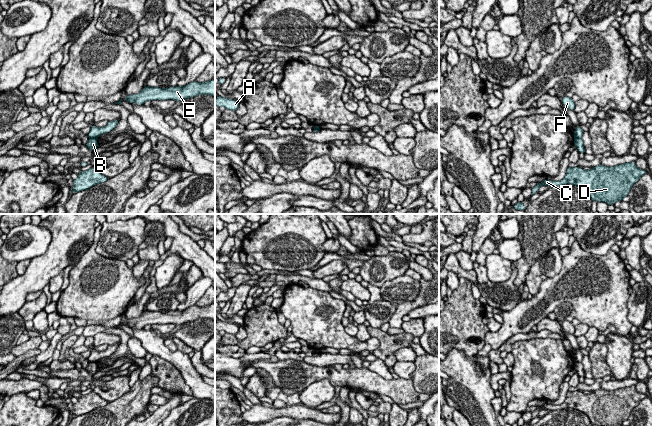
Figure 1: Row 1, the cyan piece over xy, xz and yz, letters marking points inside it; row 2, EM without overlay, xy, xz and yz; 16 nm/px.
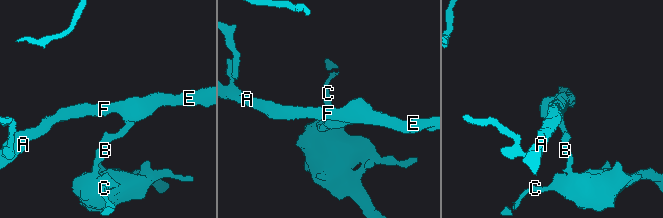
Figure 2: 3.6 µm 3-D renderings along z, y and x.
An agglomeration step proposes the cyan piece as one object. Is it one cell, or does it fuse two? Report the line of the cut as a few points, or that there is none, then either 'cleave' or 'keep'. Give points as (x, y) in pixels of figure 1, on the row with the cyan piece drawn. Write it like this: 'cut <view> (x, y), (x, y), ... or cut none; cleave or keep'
cut xy (90, 137), (96, 138); cleave

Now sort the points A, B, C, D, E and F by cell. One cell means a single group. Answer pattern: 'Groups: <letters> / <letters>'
Groups: A E F / B C D

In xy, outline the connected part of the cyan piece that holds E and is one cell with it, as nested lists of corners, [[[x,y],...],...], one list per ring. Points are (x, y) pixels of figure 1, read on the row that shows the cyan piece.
[[[215,79],[199,83],[197,81],[191,82],[183,87],[175,86],[162,89],[159,87],[143,87],[140,93],[135,95],[127,94],[125,100],[128,103],[135,102],[138,106],[151,100],[168,100],[181,101],[186,98],[193,98],[198,95],[212,95],[215,96]]]

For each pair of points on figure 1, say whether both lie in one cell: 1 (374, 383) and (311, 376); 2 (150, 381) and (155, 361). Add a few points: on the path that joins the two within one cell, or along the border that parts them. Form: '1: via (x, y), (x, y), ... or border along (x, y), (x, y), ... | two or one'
1: via (358, 378), (327, 375) | one
2: border along (150, 374), (157, 378), (156, 386) | two

